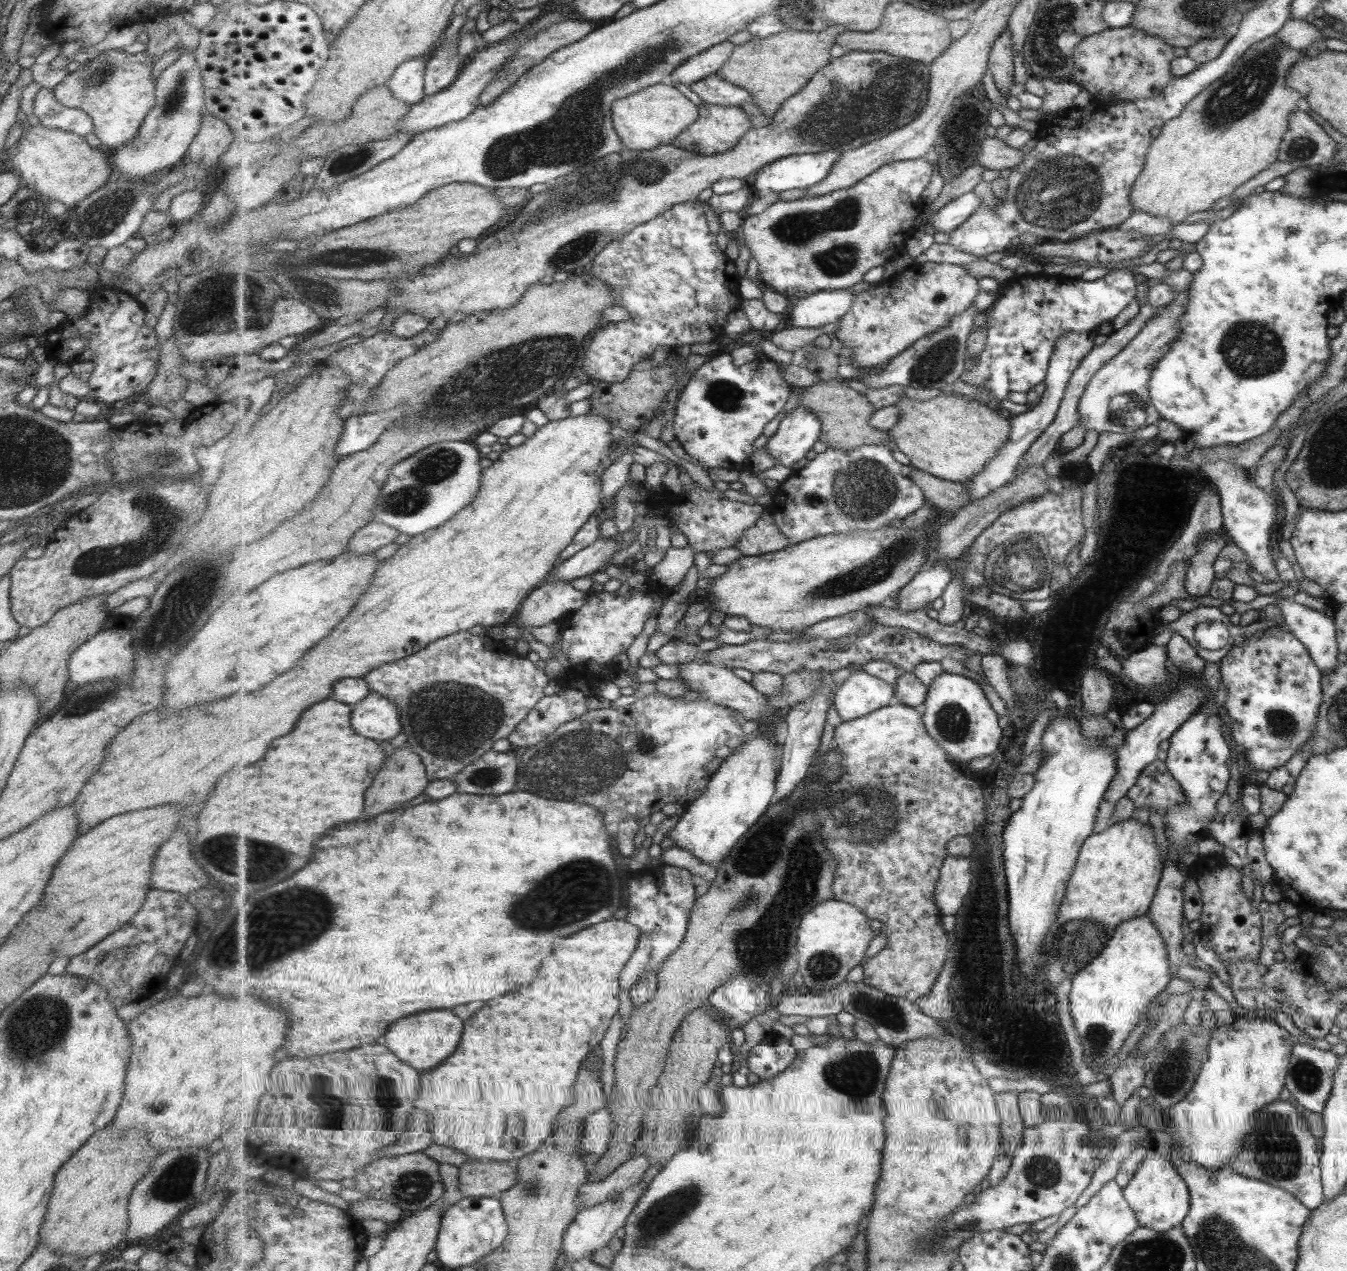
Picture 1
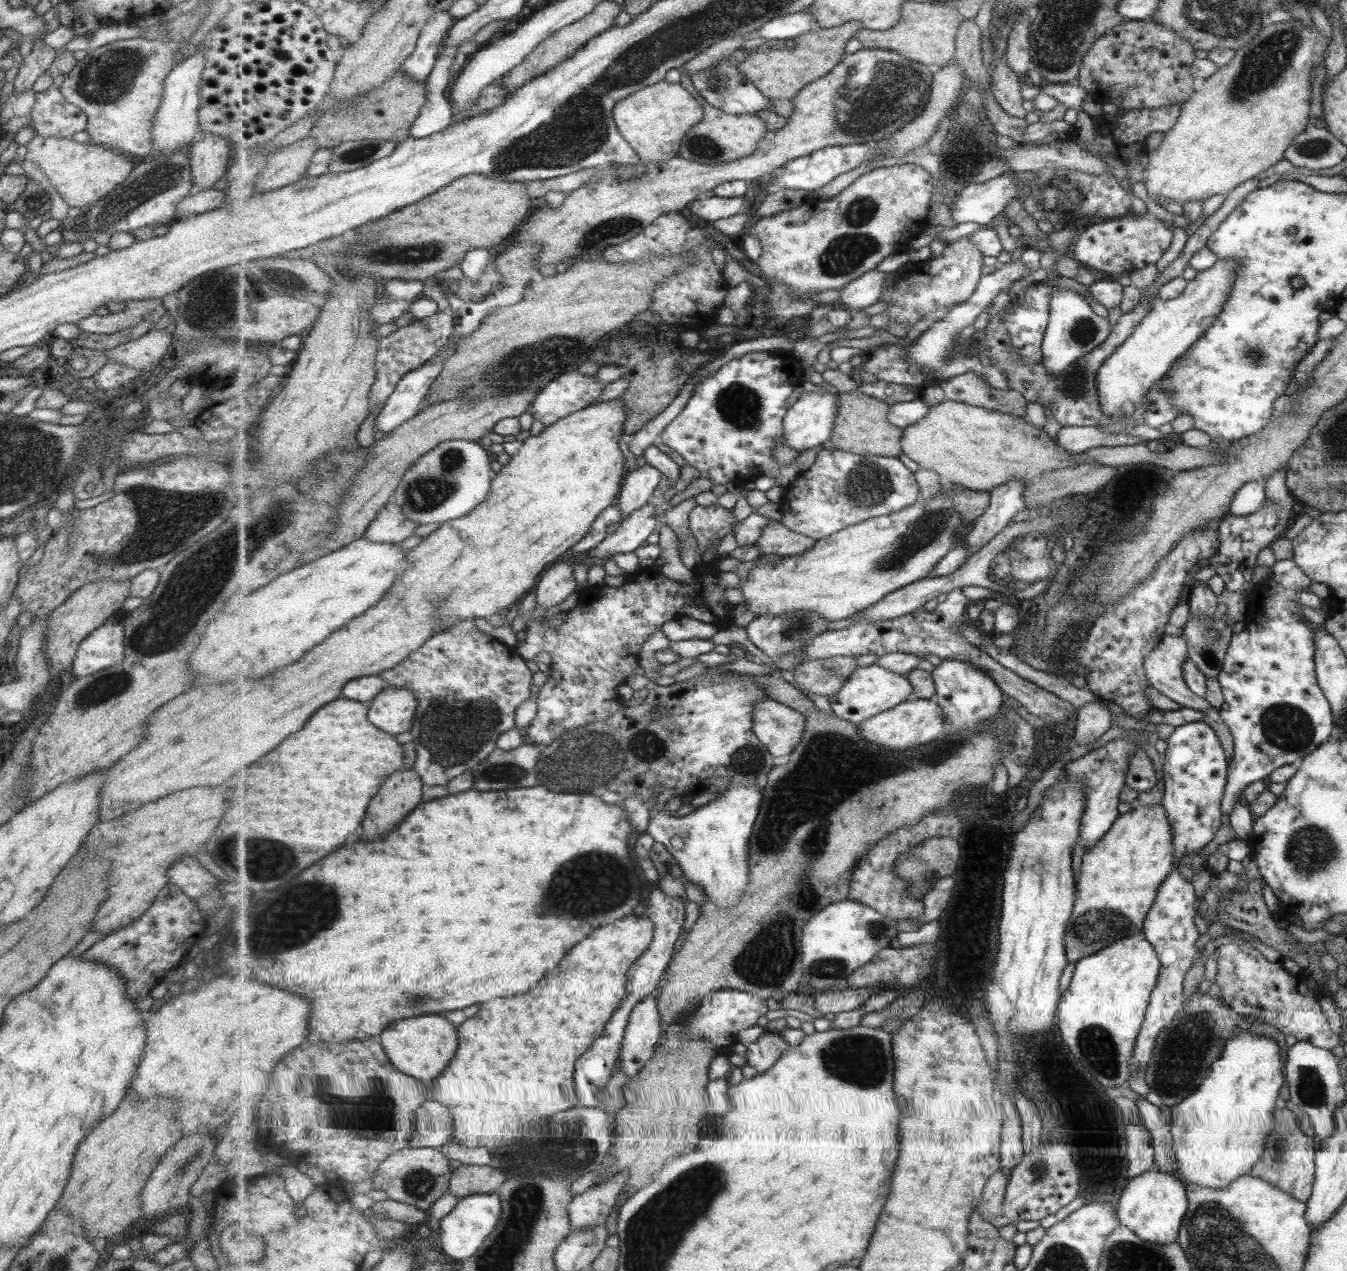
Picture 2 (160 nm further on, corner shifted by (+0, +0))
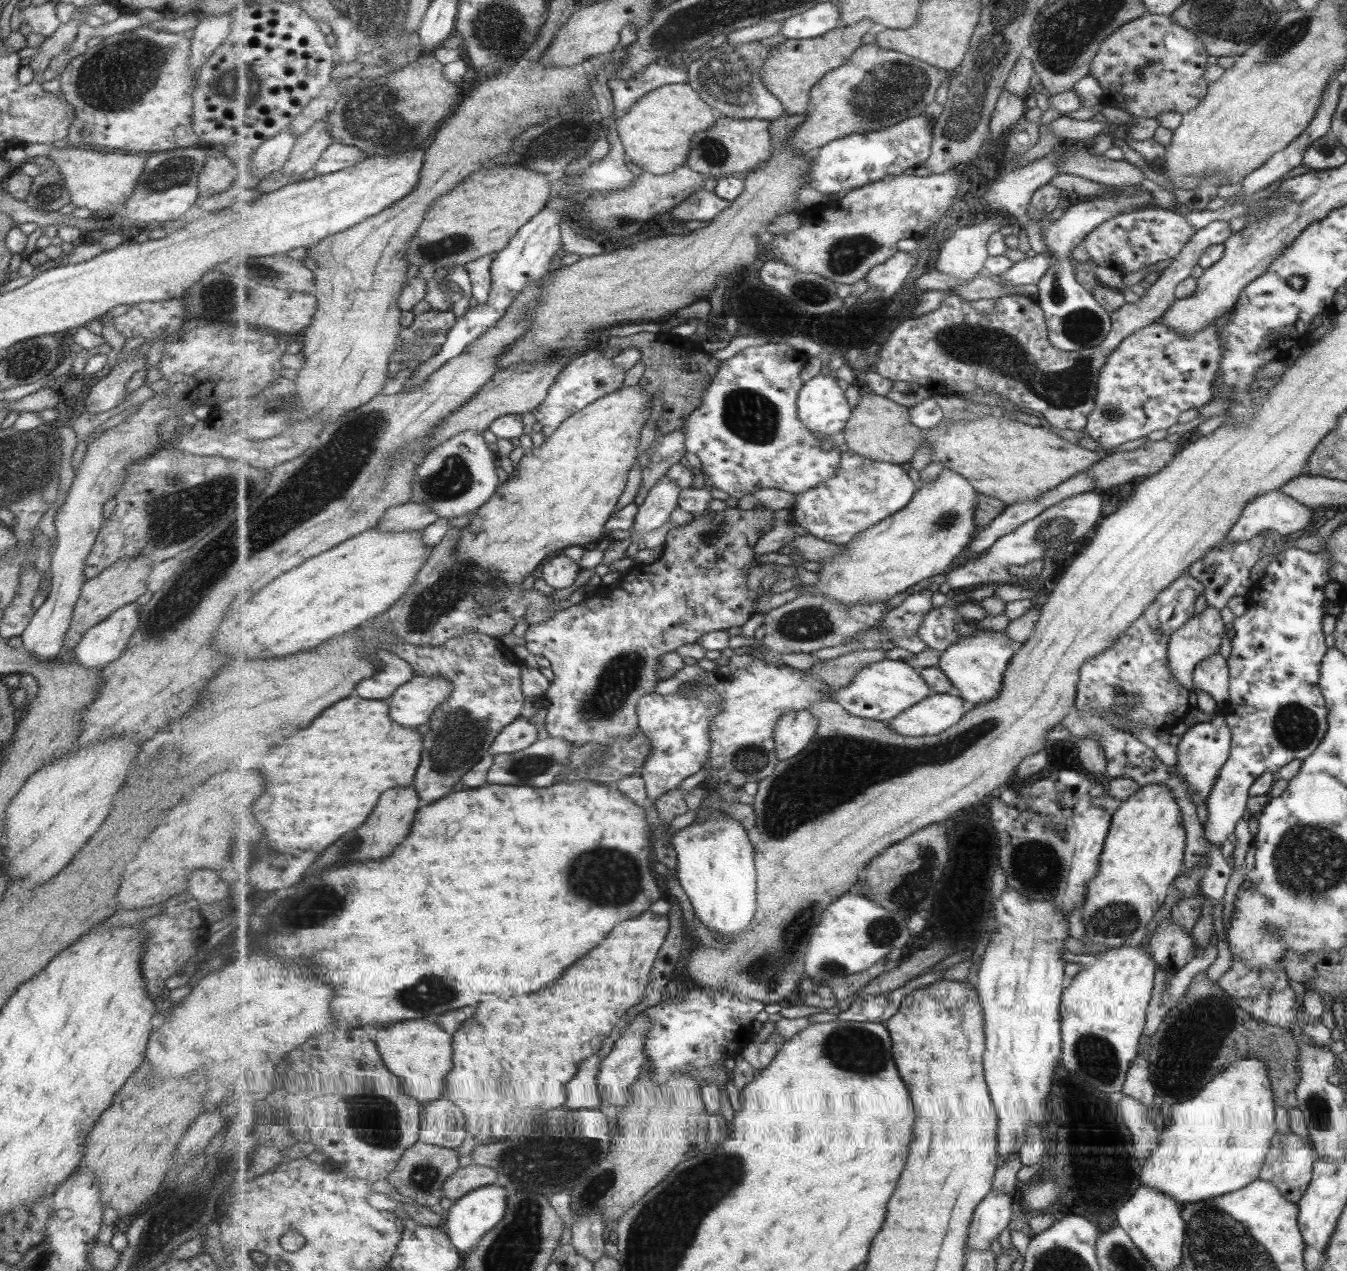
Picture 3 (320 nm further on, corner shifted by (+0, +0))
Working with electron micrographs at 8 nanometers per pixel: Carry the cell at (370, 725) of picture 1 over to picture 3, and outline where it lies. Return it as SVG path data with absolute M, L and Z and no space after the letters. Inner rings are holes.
M415 676L407 684L400 686L398 691L386 702L390 706L391 718L406 727L417 728L427 724L435 711L443 704L454 691L454 682L445 677Z

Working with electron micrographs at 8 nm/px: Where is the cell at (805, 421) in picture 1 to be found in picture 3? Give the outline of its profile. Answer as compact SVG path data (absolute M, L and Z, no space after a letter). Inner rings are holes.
M830 370L828 375L810 378L800 390L798 407L801 422L814 433L844 432L853 413L845 385Z

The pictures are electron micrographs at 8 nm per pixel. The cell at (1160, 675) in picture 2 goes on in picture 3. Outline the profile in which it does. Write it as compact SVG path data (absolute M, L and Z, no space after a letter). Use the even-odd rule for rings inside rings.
M1212 606L1205 607L1201 613L1195 613L1189 621L1180 626L1170 637L1168 642L1168 669L1178 680L1180 685L1192 690L1192 671L1196 664L1218 652L1221 635L1227 626L1221 621L1219 611Z

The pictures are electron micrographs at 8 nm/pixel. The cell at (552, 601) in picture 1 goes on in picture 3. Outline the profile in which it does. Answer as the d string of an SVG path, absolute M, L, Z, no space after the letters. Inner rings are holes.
M558 553L556 557L543 564L538 573L546 584L559 590L560 588L569 588L577 580L581 570L583 569L579 567L575 560Z

